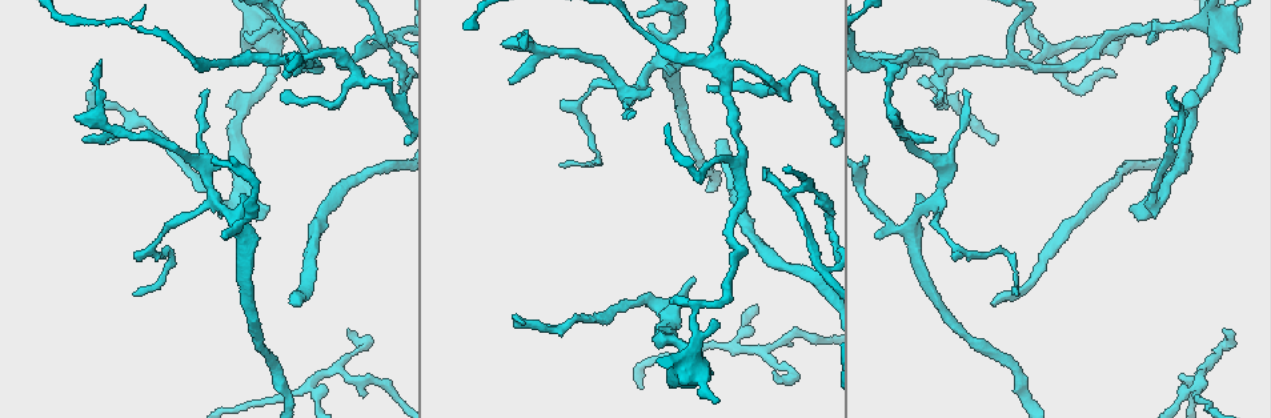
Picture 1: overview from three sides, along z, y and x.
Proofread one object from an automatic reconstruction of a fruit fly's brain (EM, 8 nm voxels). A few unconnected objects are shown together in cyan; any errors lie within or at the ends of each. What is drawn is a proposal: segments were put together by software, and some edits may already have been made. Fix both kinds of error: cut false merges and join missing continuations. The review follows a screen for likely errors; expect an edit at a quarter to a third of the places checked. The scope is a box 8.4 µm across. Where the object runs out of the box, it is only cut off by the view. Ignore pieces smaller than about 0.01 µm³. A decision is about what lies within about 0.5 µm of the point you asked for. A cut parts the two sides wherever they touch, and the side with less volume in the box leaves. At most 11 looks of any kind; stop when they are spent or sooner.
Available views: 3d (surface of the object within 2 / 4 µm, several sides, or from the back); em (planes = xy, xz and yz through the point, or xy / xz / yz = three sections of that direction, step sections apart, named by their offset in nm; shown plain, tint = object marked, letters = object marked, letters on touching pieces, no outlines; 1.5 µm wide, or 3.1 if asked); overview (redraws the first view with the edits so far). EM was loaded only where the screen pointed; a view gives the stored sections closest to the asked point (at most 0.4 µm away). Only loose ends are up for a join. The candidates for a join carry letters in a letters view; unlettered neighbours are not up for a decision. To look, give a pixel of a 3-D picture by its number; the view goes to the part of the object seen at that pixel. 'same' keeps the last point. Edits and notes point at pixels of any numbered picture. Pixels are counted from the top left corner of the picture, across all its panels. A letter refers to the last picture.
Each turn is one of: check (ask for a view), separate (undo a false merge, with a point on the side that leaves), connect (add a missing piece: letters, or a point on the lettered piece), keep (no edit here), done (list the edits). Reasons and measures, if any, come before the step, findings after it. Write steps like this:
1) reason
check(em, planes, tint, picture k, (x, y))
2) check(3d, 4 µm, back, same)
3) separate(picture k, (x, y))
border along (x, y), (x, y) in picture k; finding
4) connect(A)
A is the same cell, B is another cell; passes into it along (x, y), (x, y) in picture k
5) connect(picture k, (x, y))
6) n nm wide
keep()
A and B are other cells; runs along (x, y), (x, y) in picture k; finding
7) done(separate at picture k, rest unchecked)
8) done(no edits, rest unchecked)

thin end
check(em, xz, step 8, plain, picture 1, (718, 141))

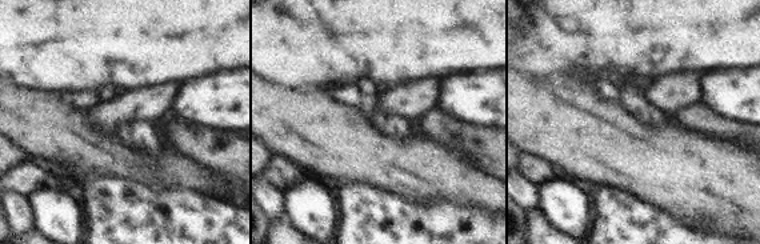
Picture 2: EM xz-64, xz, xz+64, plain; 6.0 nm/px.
check(em, xz, step 8, letters, same)

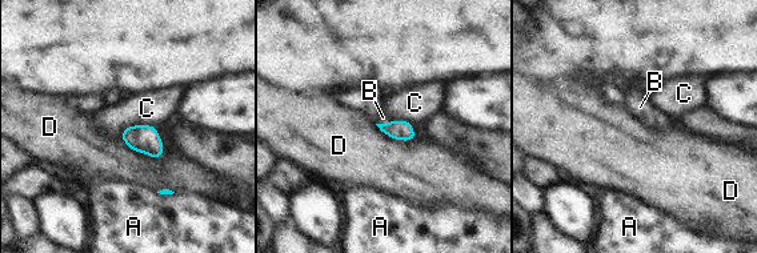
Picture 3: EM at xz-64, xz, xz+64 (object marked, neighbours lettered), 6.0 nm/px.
connect(B)
B is the same cell, A, C and D are other cells; passes into it along (403, 129), (388, 121), (383, 117) in picture 3; it goes on there

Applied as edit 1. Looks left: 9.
see it whole again
check(overview)

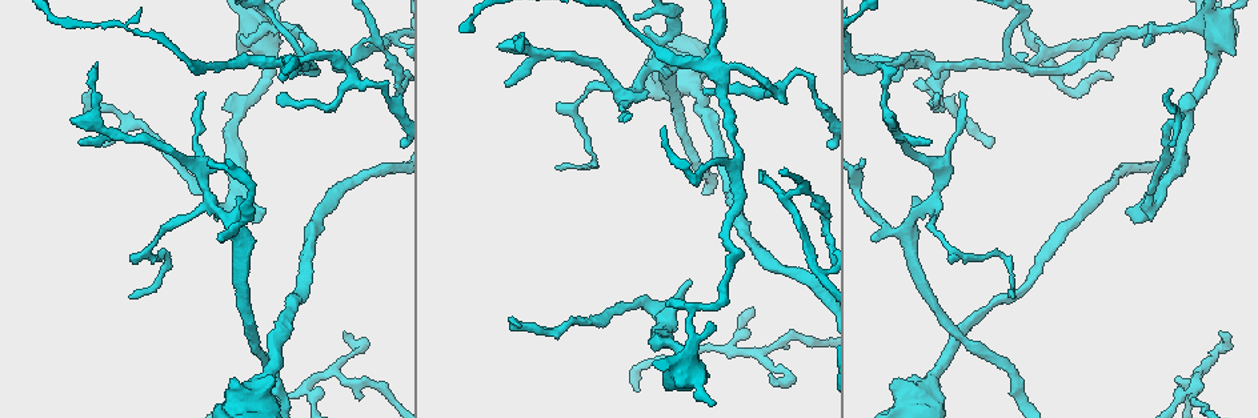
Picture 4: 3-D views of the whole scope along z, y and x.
sharp bend
check(em, xz, step 8, tint, picture 4, (261, 29))

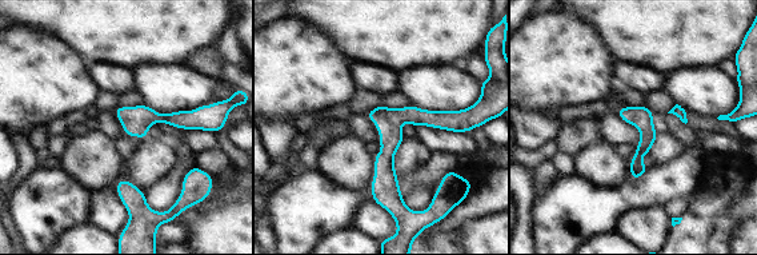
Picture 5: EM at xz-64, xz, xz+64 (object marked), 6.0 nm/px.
check(em, planes, letters, same)

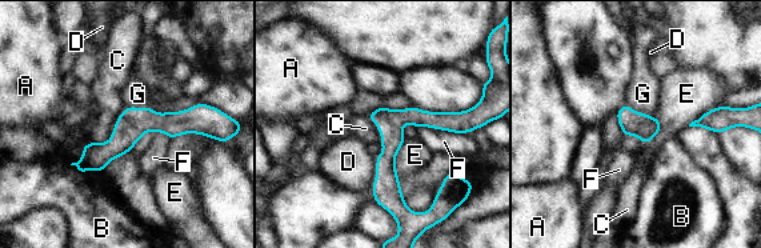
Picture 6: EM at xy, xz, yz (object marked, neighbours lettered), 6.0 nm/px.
keep()
A, B, C, D, E, F and G are other cells; runs along (451, 115), (392, 132), (403, 234) in picture 6; all the same neuron

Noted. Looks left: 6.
looks like a crossing
check(3d, 4 µm, picture 4, (720, 81))

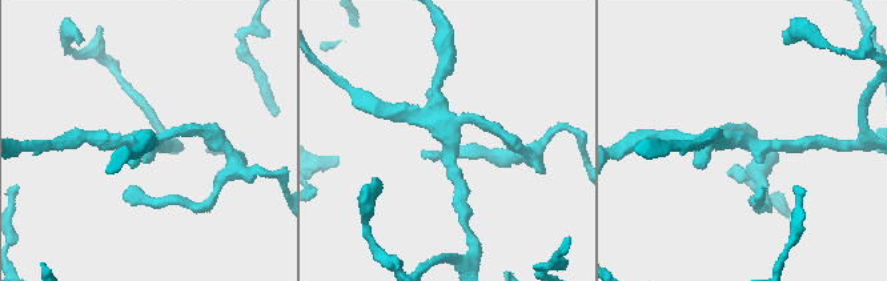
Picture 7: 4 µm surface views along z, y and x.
check(em, 3.1 µm, xy, step 16, tint, picture 7, (739, 137))

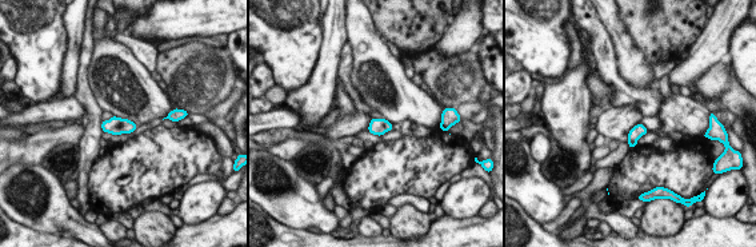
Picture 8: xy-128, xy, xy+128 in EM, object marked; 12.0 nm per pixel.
another direction
check(em, 3.1 µm, planes, letters, same)

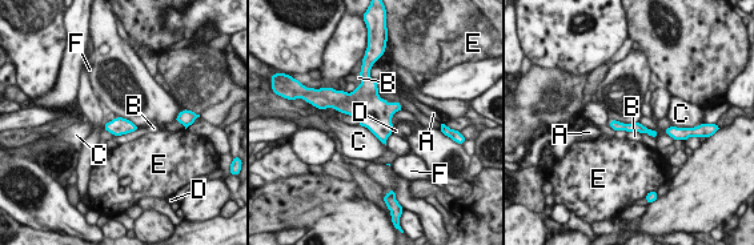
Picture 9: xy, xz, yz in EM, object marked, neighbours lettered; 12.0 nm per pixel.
220 nm wide
keep()
A, B, C, D, E and F are other cells; runs along (613, 123), (653, 133) in picture 9; continuous, no second neuron

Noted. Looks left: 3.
side arm on a straight run
check(3d, 4 µm, picture 4, (735, 338))

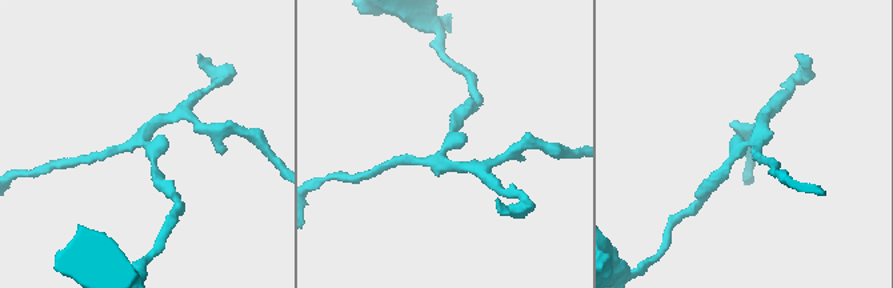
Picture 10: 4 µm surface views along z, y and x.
check(em, xy, step 8, tint, picture 10, (444, 151))

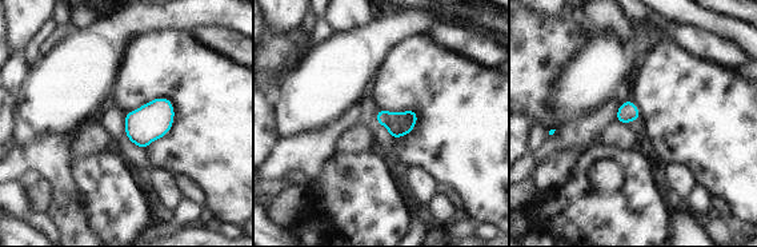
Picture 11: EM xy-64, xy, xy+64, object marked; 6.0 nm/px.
another direction
check(em, planes, letters, same)

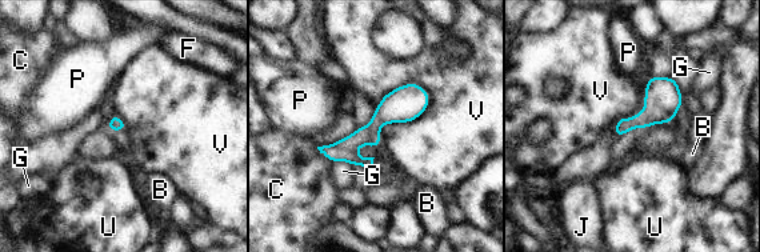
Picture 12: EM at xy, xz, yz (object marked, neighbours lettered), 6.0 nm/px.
keep()
B, C, F, G, J, P, U and V are other cells; continuous, no second neuron

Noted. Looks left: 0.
done(connect at picture 3, rest unchecked)

